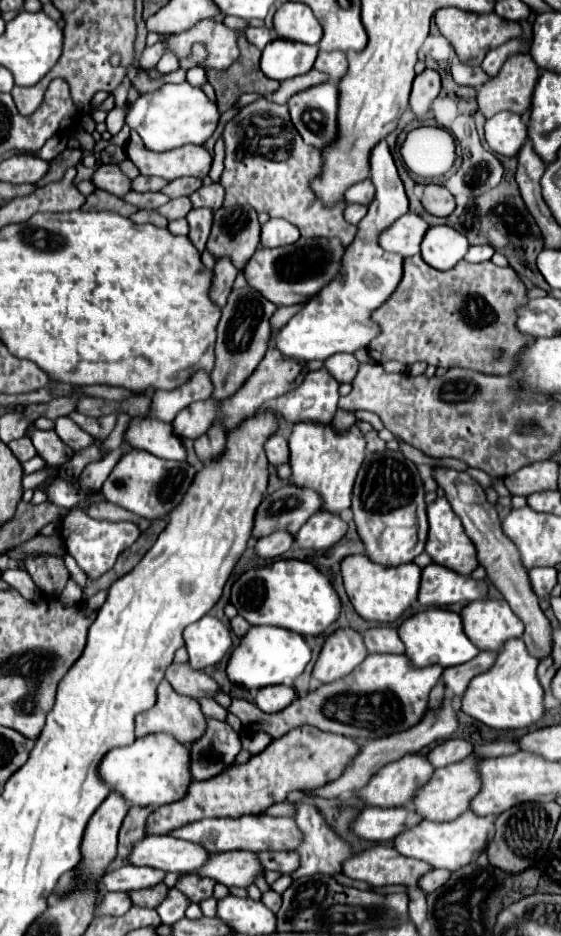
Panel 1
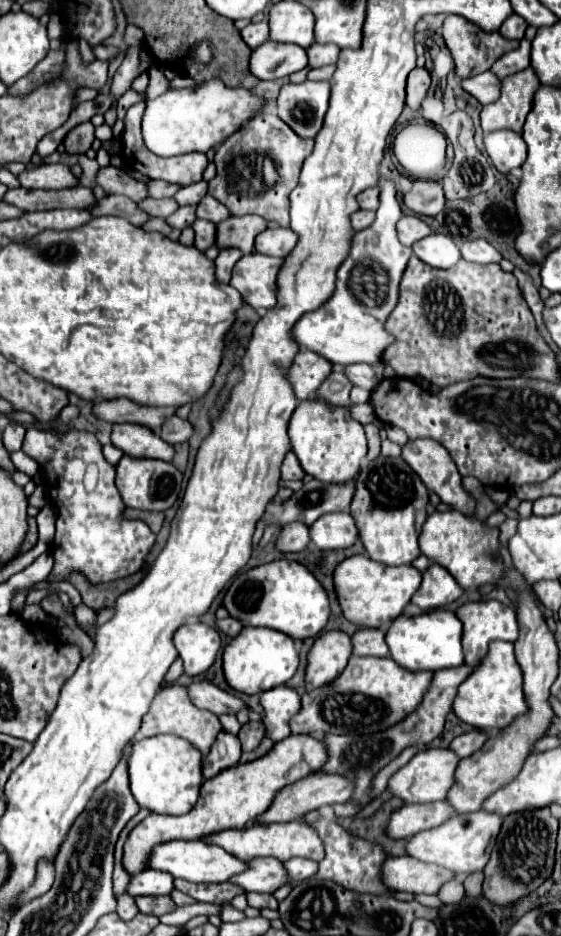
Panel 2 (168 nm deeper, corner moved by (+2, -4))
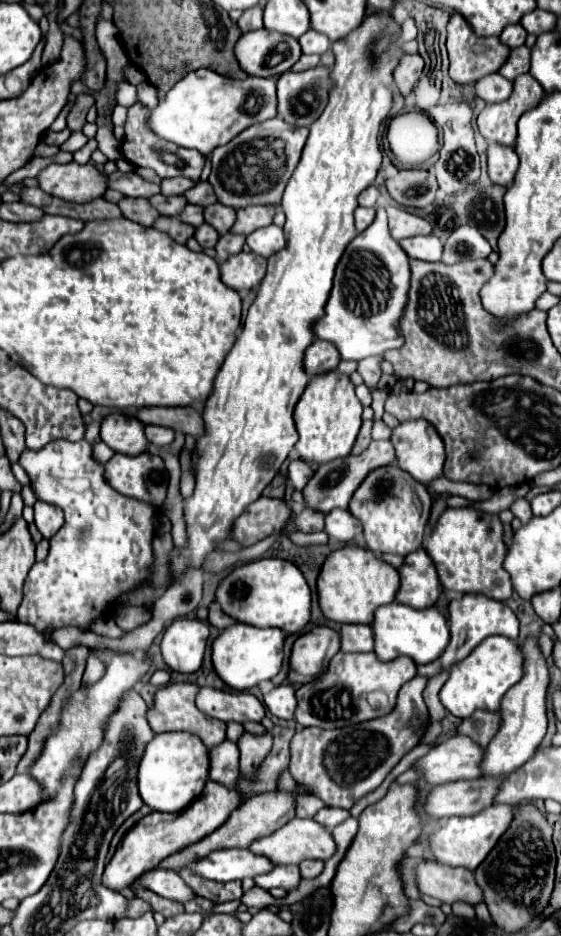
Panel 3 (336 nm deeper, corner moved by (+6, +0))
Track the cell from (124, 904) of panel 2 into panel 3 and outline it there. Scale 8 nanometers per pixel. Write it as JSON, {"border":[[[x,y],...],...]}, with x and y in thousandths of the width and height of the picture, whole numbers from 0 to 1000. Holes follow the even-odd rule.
{"border":[[[232,959],[232,966],[228,966],[228,979],[232,981],[250,981],[260,974],[271,974],[271,970],[264,968],[264,964],[257,964],[250,959]]]}

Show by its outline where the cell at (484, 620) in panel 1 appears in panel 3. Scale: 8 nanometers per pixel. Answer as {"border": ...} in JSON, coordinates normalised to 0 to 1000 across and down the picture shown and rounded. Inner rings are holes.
{"border":[[[827,635],[827,637],[802,643],[799,654],[802,654],[802,688],[799,688],[799,694],[791,694],[791,701],[781,703],[777,707],[766,707],[763,712],[745,712],[749,722],[766,724],[766,722],[777,722],[784,716],[802,716],[802,712],[809,707],[831,703],[870,679],[891,677],[891,679],[902,679],[902,682],[913,682],[913,684],[923,682],[923,660],[920,660],[920,656],[906,647],[898,647],[895,643],[877,641],[870,637]]]}

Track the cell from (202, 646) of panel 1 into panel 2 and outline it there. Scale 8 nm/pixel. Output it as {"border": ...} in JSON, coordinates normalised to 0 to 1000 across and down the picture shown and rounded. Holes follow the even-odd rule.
{"border":[[[346,665],[314,673],[310,690],[328,705],[328,718],[335,722],[353,722],[381,709],[396,684],[389,673],[360,665]]]}

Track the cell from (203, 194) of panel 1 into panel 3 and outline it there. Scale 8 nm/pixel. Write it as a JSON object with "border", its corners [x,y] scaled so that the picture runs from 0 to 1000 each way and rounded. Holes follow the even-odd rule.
{"border":[[[392,216],[381,218],[381,220],[371,220],[371,222],[364,224],[364,229],[367,229],[367,231],[364,231],[367,237],[371,237],[374,241],[381,241],[392,252],[399,252],[403,248],[410,248],[414,239],[421,237],[421,224],[417,224],[417,222],[406,222],[406,220],[392,218]]]}

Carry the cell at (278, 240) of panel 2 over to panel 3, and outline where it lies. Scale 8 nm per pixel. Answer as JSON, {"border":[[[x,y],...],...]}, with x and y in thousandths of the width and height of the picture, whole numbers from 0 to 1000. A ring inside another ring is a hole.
{"border":[[[481,239],[474,244],[460,244],[453,246],[449,250],[442,250],[439,254],[439,261],[446,263],[449,269],[456,269],[460,274],[485,274],[492,271],[496,267],[503,267],[510,263],[510,256],[506,256],[506,250],[503,250],[503,244],[496,244],[492,239]]]}

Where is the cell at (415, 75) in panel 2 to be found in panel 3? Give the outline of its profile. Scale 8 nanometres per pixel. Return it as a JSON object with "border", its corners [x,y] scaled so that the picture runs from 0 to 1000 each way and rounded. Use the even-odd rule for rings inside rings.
{"border":[[[720,58],[702,75],[702,90],[717,103],[727,103],[745,88],[756,73],[756,64],[749,58]]]}

